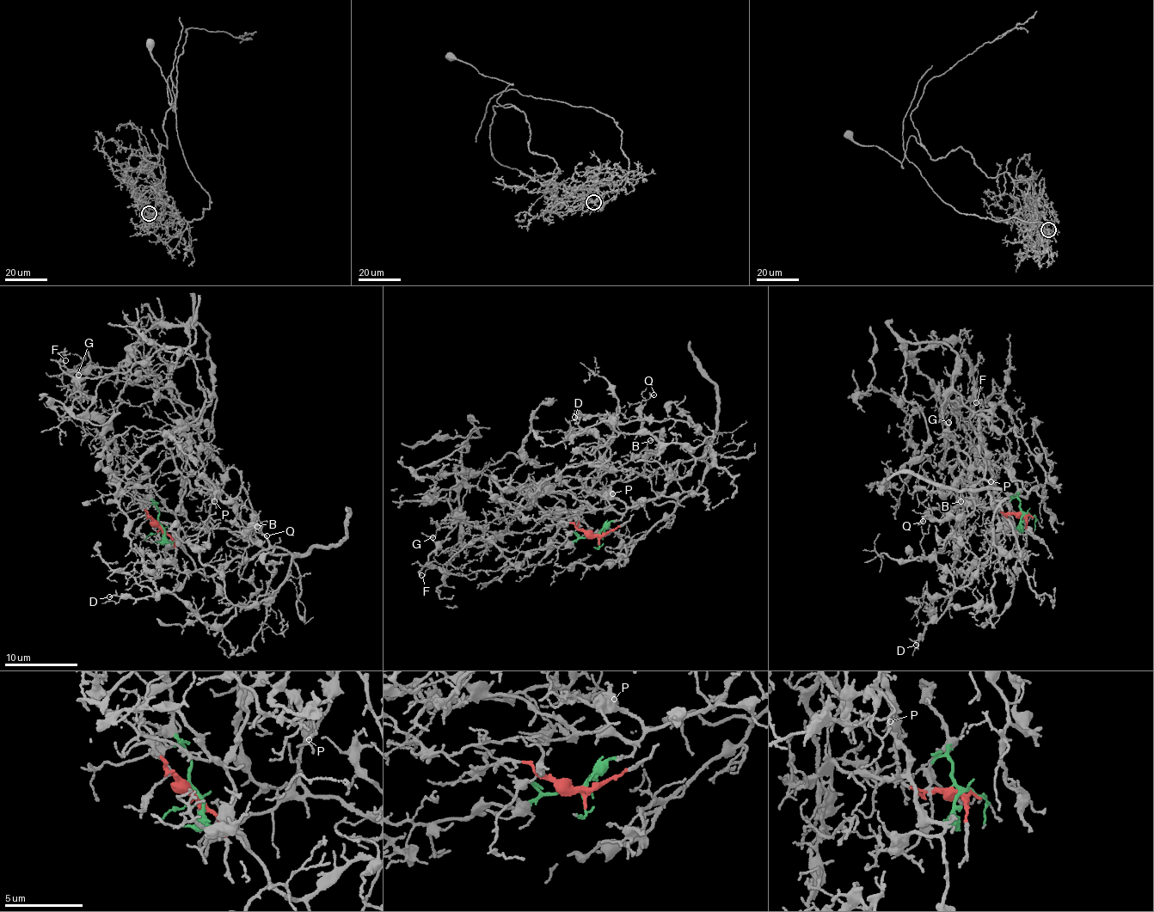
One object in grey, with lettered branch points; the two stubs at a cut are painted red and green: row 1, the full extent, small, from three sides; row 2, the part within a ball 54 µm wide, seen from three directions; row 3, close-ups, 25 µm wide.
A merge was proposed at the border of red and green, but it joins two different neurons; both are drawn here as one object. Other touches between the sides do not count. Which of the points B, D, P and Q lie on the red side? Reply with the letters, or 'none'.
none

